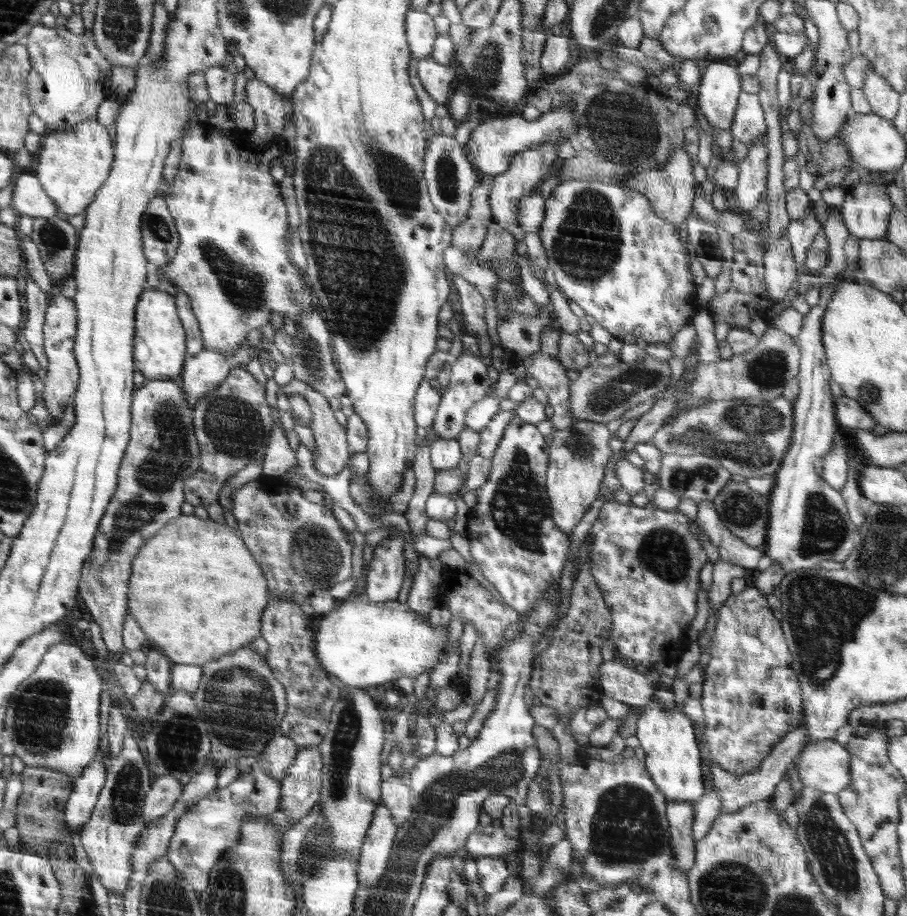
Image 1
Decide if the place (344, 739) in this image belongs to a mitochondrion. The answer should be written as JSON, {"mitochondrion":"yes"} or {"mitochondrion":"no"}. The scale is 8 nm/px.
{"mitochondrion":"yes"}

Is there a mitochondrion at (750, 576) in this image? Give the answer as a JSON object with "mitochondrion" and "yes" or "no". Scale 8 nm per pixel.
{"mitochondrion":"no"}

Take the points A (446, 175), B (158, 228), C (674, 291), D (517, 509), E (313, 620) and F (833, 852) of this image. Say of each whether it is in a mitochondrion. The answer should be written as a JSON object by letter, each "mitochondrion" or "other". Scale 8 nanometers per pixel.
{"A":"mitochondrion","B":"mitochondrion","C":"other","D":"mitochondrion","E":"other","F":"mitochondrion"}

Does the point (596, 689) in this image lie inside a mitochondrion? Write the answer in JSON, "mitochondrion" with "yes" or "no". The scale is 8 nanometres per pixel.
{"mitochondrion":"no"}

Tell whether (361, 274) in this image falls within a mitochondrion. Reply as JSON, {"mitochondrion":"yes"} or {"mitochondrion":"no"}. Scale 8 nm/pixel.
{"mitochondrion":"yes"}

